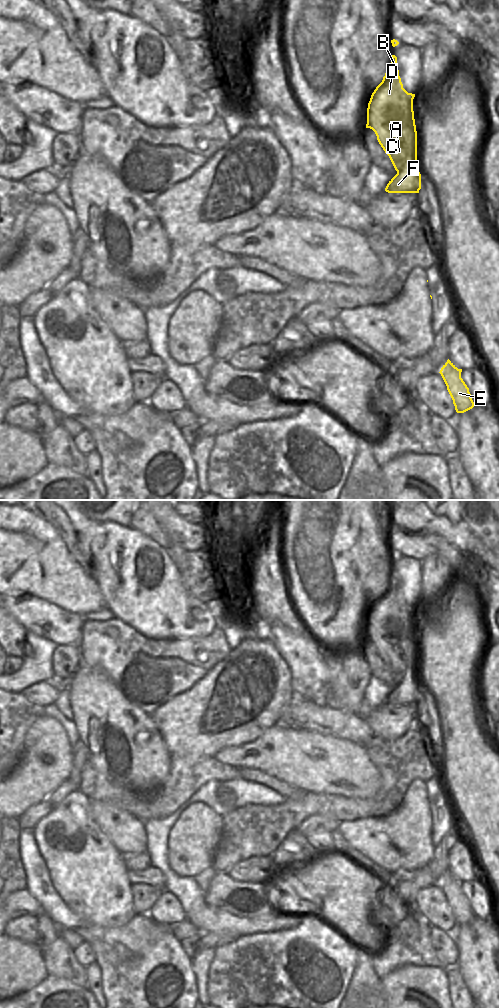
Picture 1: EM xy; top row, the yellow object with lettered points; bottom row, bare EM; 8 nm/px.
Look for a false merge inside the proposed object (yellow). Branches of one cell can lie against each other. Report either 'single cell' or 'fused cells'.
fused cells

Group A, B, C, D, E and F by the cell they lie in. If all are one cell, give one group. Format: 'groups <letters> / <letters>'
groups A B C D E / F

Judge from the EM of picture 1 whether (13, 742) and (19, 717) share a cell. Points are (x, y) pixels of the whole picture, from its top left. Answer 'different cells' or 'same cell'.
same cell

